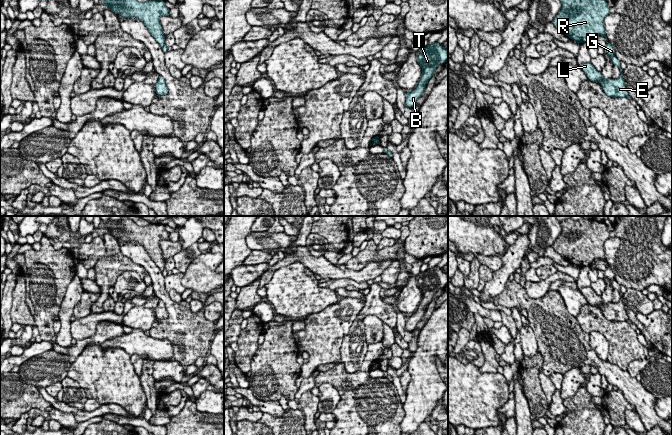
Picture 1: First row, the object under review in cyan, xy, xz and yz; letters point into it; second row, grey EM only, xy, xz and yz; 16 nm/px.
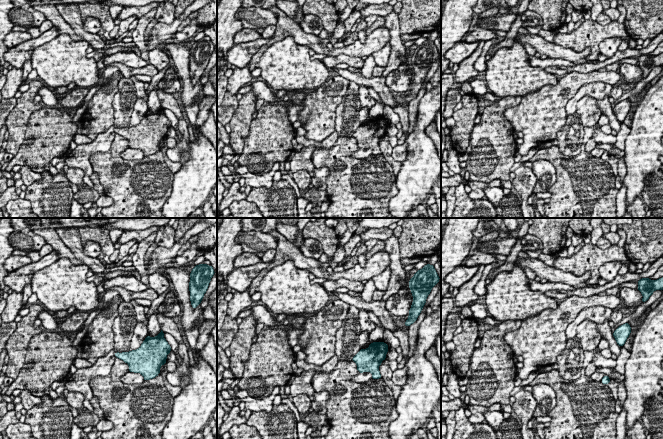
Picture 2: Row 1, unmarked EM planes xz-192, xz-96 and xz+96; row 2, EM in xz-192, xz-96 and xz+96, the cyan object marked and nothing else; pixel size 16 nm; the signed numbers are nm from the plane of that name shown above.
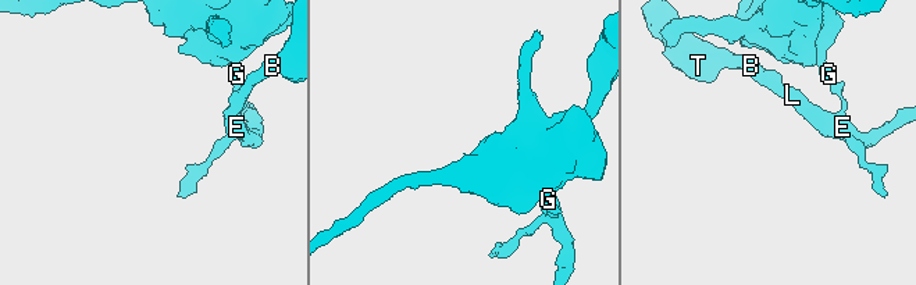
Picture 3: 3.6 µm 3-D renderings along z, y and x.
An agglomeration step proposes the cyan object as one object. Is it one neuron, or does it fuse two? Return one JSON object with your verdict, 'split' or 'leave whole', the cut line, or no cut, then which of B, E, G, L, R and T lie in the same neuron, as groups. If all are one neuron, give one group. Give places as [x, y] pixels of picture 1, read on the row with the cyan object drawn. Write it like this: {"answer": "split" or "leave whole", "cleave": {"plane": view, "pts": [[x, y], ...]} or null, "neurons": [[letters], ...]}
{"answer": "split", "cleave": {"plane": "xz", "pts": [[388, 150], [385, 153]]}, "neurons": [["B", "E", "G", "L", "T"], ["R"]]}

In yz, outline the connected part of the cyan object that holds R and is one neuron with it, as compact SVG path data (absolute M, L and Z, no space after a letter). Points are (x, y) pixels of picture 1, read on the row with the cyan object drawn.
M560 0L562 7L552 23L578 43L590 42L596 35L607 39L604 19L610 14L606 0Z

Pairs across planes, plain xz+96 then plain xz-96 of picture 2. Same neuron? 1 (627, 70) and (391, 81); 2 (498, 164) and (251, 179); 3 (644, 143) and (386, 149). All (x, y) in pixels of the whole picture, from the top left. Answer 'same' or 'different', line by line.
1: same
2: different
3: different

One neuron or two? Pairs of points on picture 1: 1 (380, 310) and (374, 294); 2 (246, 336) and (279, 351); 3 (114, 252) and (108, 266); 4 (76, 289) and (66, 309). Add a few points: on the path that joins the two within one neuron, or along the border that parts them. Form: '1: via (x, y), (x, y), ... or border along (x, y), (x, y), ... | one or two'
1: via (376, 306), (375, 298) | one
2: border along (258, 344), (250, 366) | two
3: via (114, 255), (114, 260), (111, 263) | one
4: via (73, 294), (68, 304) | one

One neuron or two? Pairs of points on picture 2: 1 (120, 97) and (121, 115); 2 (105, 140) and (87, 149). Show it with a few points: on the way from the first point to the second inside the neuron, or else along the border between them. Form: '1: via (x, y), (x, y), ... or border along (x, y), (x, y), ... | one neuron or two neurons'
1: via (121, 101), (121, 111) | one neuron
2: via (101, 144), (91, 147) | one neuron

